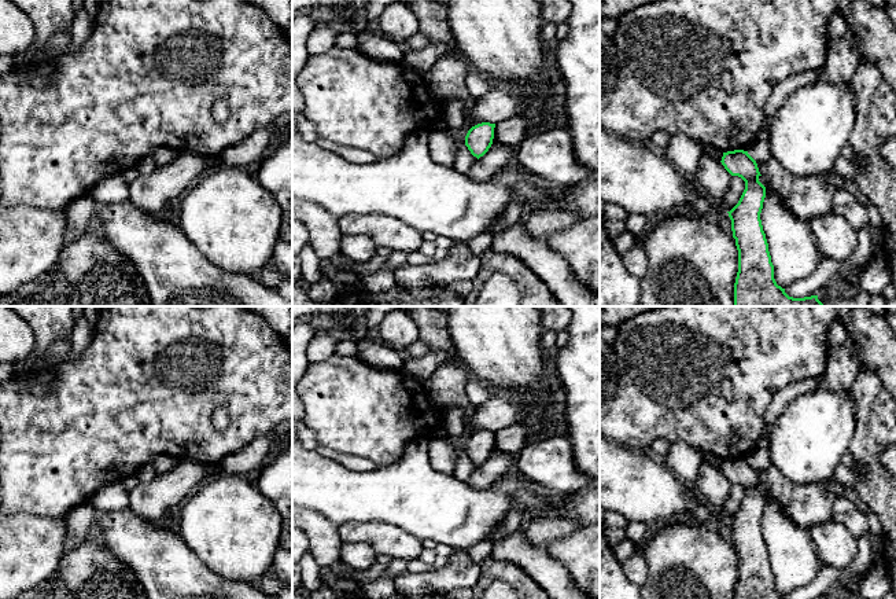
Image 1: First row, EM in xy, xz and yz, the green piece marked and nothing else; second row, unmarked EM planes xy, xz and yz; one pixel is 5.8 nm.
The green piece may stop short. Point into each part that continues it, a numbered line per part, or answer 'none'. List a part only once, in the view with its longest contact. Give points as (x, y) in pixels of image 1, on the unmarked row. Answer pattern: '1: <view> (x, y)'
none

